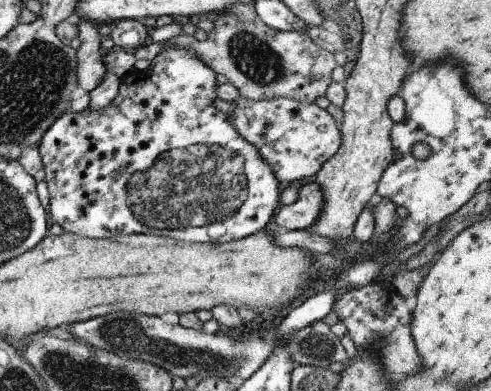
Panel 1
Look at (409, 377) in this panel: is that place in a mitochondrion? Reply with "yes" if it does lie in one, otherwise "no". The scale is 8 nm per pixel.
no

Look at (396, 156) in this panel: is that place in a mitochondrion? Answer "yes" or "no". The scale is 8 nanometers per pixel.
no

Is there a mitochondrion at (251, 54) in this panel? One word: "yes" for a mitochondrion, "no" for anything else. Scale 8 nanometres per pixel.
yes

